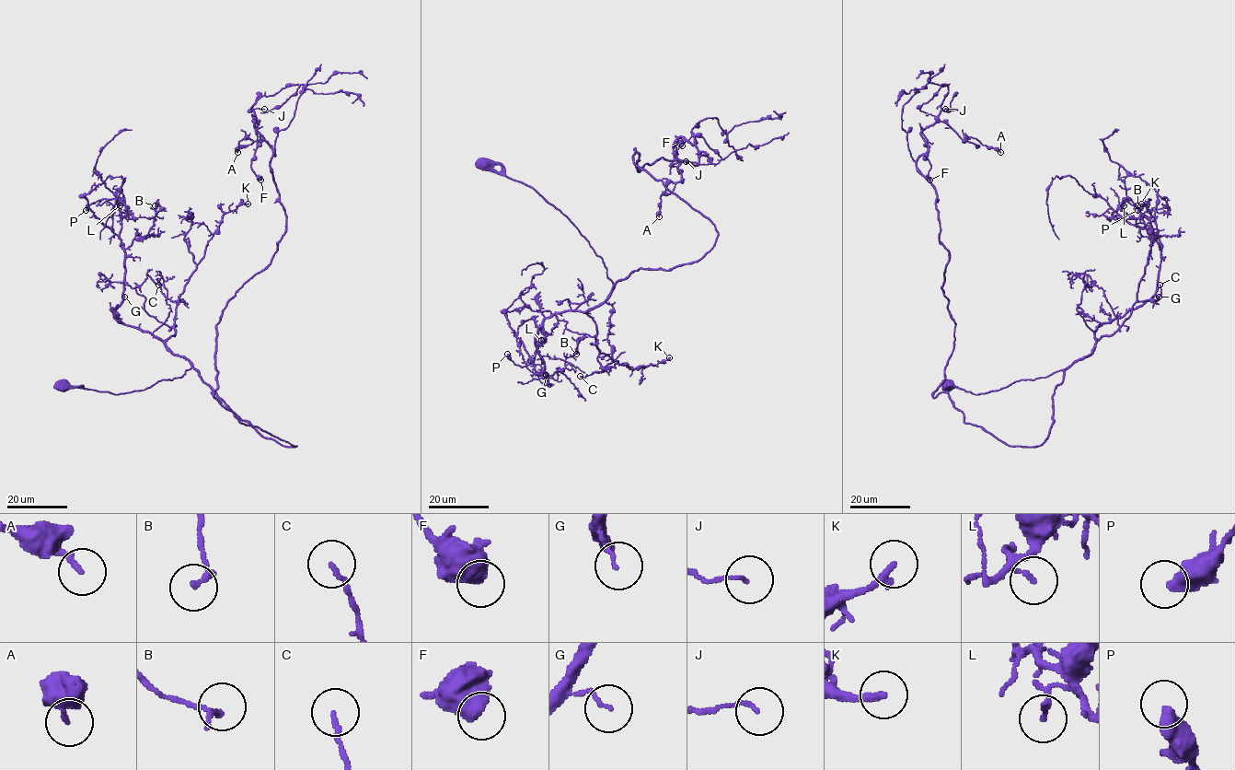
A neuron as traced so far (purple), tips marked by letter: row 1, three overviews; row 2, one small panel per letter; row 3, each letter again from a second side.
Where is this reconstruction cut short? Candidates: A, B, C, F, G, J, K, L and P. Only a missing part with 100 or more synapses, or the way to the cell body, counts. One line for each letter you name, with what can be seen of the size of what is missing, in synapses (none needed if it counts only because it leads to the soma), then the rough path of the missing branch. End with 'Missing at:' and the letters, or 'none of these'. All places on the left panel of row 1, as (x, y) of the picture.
Missing at: none of these

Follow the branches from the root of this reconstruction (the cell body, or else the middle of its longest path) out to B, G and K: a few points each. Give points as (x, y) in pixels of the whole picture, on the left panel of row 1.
B: (63, 386), (124, 393), (191, 367), (114, 316), (125, 250), (154, 225), (158, 200), (155, 205)
G: (63, 386), (124, 393), (179, 378), (191, 367), (150, 333), (114, 316), (124, 297)
K: (63, 386), (119, 394), (188, 370), (190, 362), (166, 343), (175, 332), (179, 295), (222, 216), (248, 204)

